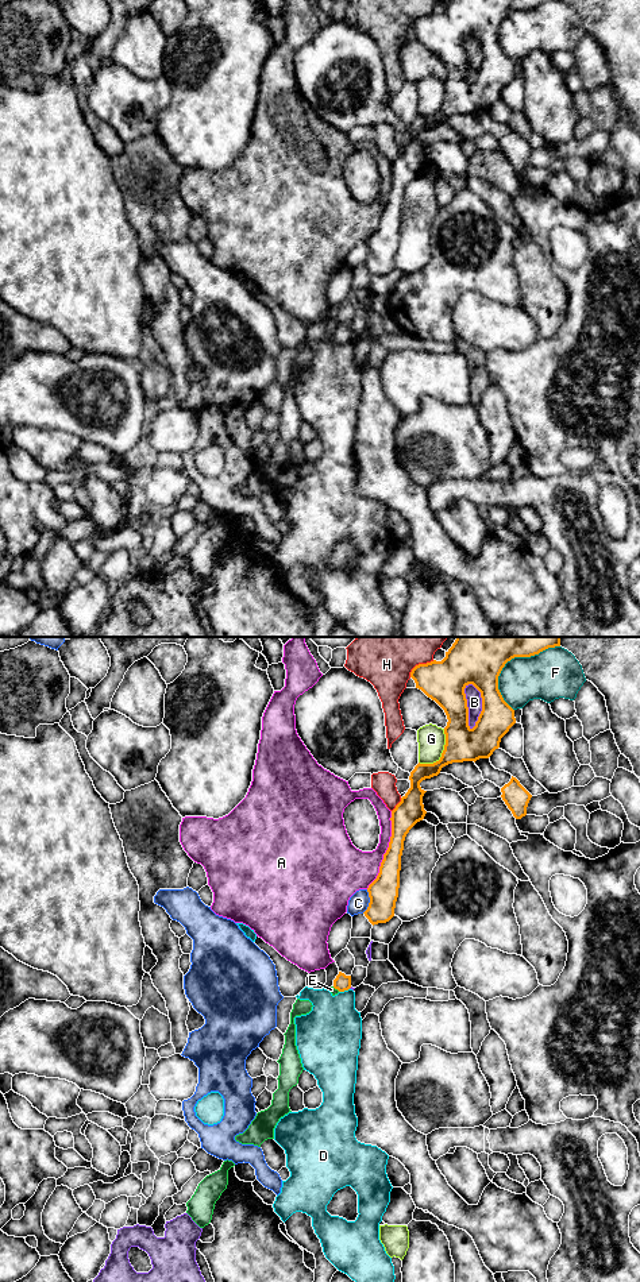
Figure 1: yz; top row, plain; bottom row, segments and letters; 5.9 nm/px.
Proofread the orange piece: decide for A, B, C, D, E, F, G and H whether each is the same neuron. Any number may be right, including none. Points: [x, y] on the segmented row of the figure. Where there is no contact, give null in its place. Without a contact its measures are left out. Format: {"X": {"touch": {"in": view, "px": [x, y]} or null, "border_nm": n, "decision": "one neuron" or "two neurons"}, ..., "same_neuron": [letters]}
{"A": {"touch": {"in": "yz", "px": [386, 850]}, "border_nm": 480, "decision": "two neurons"}, "B": {"touch": {"in": "yz", "px": [466, 706]}, "border_nm": 280, "decision": "two neurons"}, "C": {"touch": {"in": "yz", "px": [370, 902]}, "border_nm": 150, "decision": "two neurons"}, "D": {"touch": {"in": "yz", "px": [343, 991]}, "border_nm": 70, "decision": "two neurons"}, "E": {"touch": {"in": "yz", "px": [336, 988]}, "border_nm": 50, "decision": "one neuron"}, "F": {"touch": {"in": "yz", "px": [509, 660]}, "border_nm": 480, "decision": "two neurons"}, "G": {"touch": {"in": "yz", "px": [442, 753]}, "border_nm": 260, "decision": "two neurons"}, "H": {"touch": {"in": "yz", "px": [419, 664]}, "border_nm": 180, "decision": "two neurons"}, "same_neuron": ["E"]}

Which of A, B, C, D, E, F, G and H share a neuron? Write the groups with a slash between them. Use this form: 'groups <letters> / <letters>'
groups A / B / C / D / E / F / G / H

